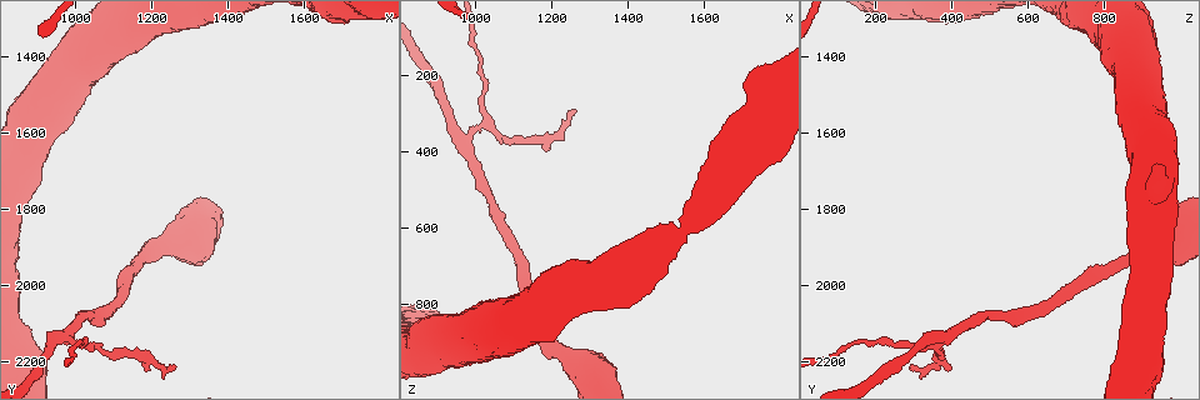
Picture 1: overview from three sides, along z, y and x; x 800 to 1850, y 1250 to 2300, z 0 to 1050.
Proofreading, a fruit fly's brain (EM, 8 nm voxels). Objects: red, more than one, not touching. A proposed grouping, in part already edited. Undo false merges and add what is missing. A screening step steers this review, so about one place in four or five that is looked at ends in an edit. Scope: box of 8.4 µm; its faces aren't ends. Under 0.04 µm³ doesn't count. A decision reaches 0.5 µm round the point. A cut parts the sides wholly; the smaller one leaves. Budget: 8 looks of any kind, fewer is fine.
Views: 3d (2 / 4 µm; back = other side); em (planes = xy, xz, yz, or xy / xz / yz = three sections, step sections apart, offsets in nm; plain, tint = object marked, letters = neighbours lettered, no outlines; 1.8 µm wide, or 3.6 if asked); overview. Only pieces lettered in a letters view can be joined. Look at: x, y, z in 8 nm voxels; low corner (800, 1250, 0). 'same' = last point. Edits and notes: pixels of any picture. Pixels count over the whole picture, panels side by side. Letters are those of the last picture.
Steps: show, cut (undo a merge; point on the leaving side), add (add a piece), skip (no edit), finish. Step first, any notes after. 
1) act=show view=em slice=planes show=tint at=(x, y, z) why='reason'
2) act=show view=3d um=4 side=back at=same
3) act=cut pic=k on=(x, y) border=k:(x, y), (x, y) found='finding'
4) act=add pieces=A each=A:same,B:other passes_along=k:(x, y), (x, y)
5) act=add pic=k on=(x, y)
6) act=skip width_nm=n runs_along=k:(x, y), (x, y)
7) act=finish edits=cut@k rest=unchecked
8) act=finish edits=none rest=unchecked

act=show view=3d um=2 at=(985, 2135, 390) why='branch point'

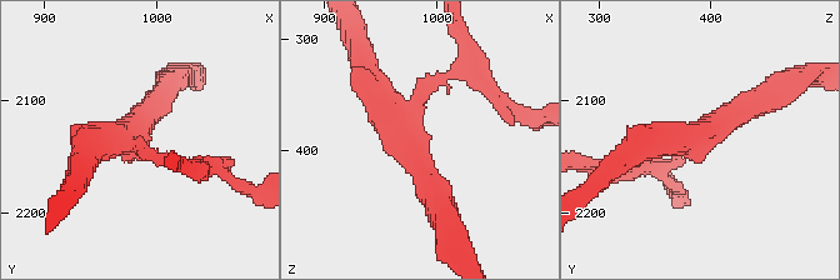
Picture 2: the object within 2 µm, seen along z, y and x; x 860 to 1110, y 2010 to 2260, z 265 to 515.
act=show view=em slice=yz step=8 show=letters at=(976, 2136, 388) arms=3 why='need the tissue'

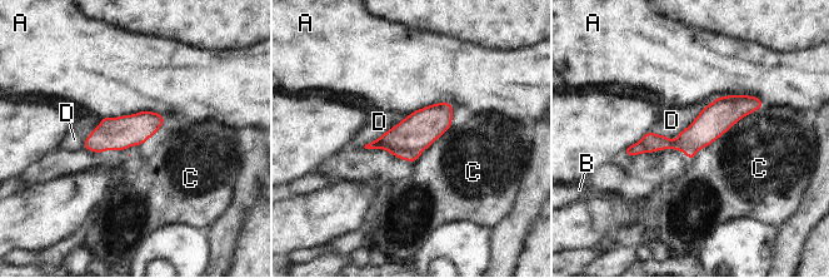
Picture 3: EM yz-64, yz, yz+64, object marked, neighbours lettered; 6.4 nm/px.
act=cut pic=3 on=(404, 154) each=A:other,B:other,C:other,D:other border=3:(376, 140), (400, 148), (422, 150) found='two neurons meet here'

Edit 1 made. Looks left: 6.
act=show view=overview

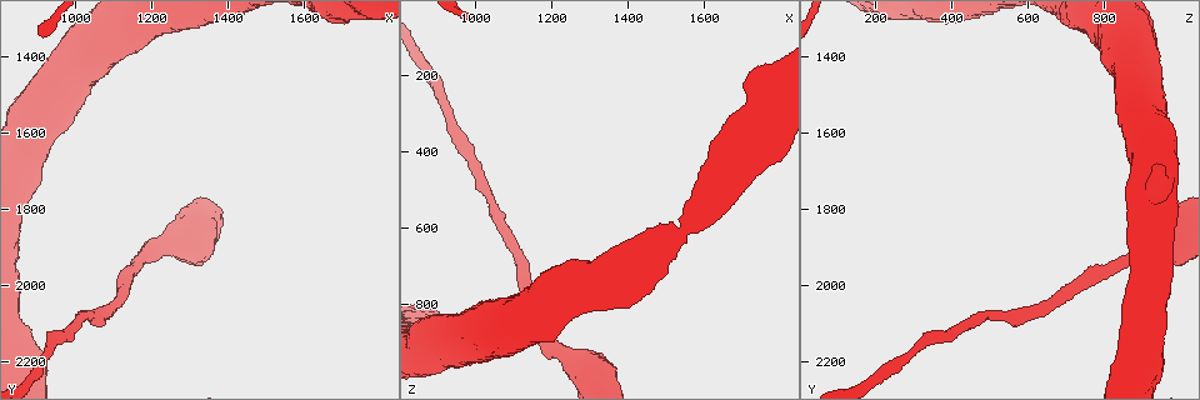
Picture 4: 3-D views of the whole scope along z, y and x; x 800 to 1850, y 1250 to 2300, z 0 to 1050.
act=show view=em um=3.6 slice=planes show=letters at=(870, 1700, 920) why='thick turns thin'

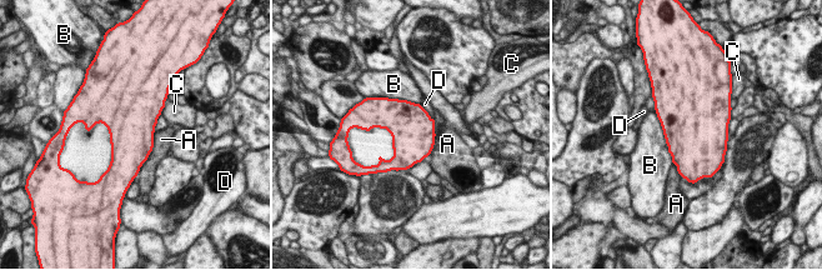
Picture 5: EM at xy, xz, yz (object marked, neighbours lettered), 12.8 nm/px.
act=skip each=A:other,B:other,C:other,D:other found='one neuron here'

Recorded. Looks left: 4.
act=finish edits=cut@3 rest=unchecked

